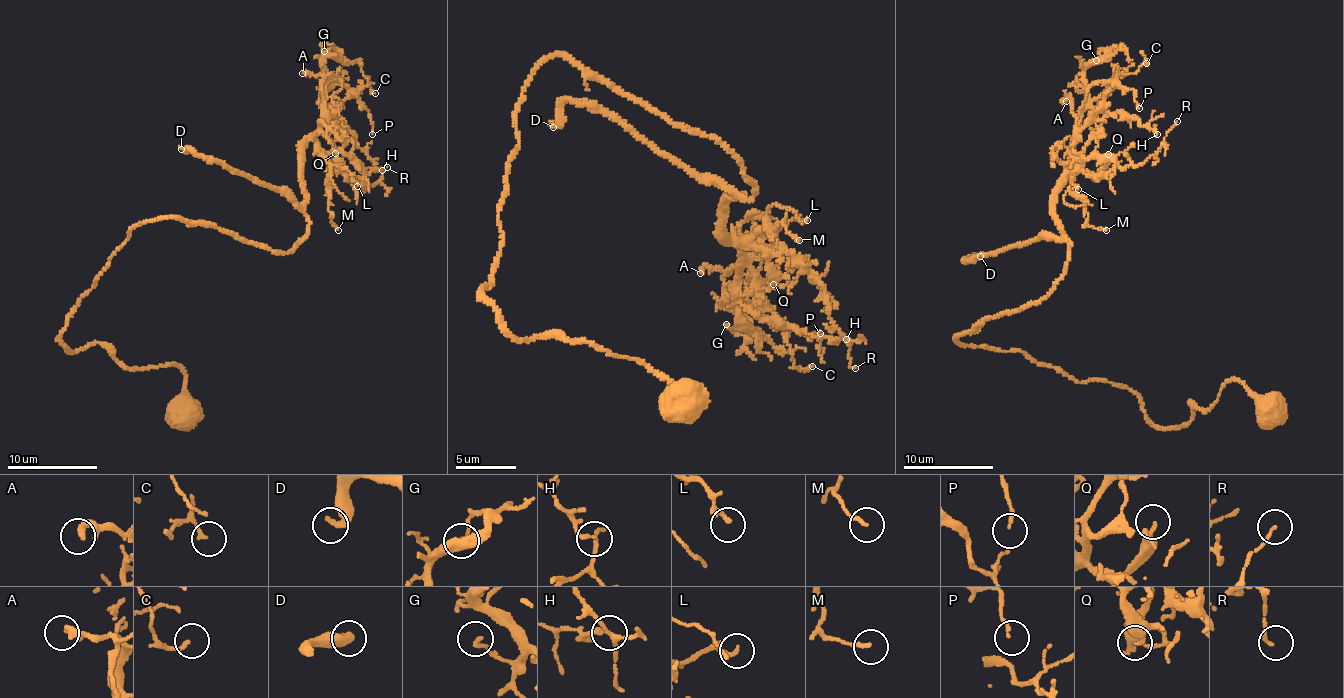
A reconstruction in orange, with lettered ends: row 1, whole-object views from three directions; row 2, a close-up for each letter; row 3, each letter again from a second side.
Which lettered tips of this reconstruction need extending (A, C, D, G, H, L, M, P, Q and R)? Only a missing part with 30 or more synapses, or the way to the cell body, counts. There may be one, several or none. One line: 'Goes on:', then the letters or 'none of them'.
Goes on: D

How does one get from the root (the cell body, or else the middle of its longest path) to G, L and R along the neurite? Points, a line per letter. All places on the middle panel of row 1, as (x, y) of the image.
G: (689, 396), (518, 339), (483, 295), (543, 60), (733, 151), (749, 332), (726, 324)
L: (689, 396), (518, 339), (483, 295), (532, 70), (570, 57), (725, 142), (755, 186), (732, 239), (807, 220)
R: (689, 396), (518, 339), (483, 295), (543, 60), (725, 142), (755, 186), (727, 236), (822, 285), (855, 368)

